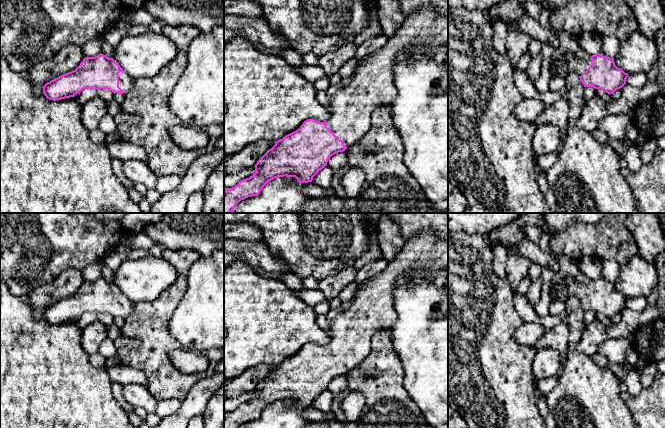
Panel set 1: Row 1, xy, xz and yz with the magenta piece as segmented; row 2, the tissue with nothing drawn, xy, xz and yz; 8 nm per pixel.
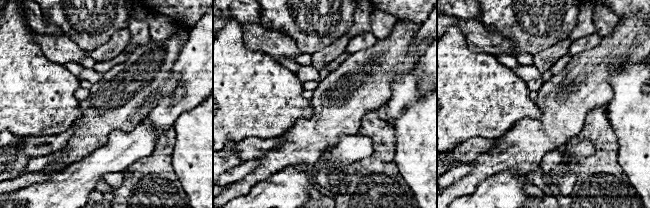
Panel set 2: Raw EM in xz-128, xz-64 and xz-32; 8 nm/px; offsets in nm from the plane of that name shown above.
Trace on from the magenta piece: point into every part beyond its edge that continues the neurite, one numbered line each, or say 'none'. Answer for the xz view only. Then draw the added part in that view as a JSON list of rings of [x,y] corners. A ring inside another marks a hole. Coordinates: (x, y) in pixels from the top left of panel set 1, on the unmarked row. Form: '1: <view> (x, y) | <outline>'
1: xz (372, 310) | [[[427,229],[406,240],[402,250],[392,261],[388,261],[383,271],[358,285],[355,296],[351,300],[342,301],[338,308],[331,308],[326,314],[329,322],[327,332],[331,339],[326,345],[327,351],[343,365],[347,372],[359,366],[372,350],[372,337],[379,332],[389,332],[397,321],[393,296],[397,278],[409,270],[421,267],[429,271],[426,276],[429,280],[438,270],[446,266],[448,266],[448,238],[440,238]]]

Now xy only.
1: xy (126, 306) | [[[119,297],[119,311],[123,314],[123,318],[126,318],[131,314],[134,309],[135,303],[129,300],[127,297]]]

